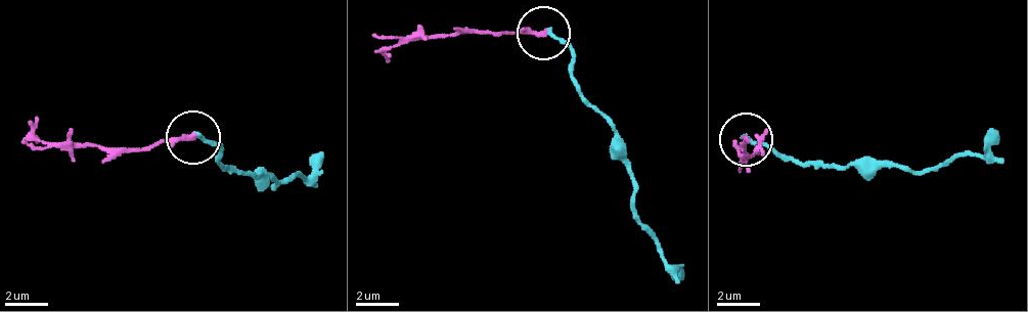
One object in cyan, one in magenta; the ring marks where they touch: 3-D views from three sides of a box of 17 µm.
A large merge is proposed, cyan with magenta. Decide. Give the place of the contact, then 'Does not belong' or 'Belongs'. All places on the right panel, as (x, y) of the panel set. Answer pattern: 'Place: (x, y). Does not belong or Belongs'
Place: (746, 139). Does not belong

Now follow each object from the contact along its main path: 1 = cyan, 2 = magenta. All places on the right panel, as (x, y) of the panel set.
1: (748, 138), (807, 163), (938, 170), (977, 157), (999, 129)
2: (747, 138), (742, 159), (757, 149), (767, 128)

